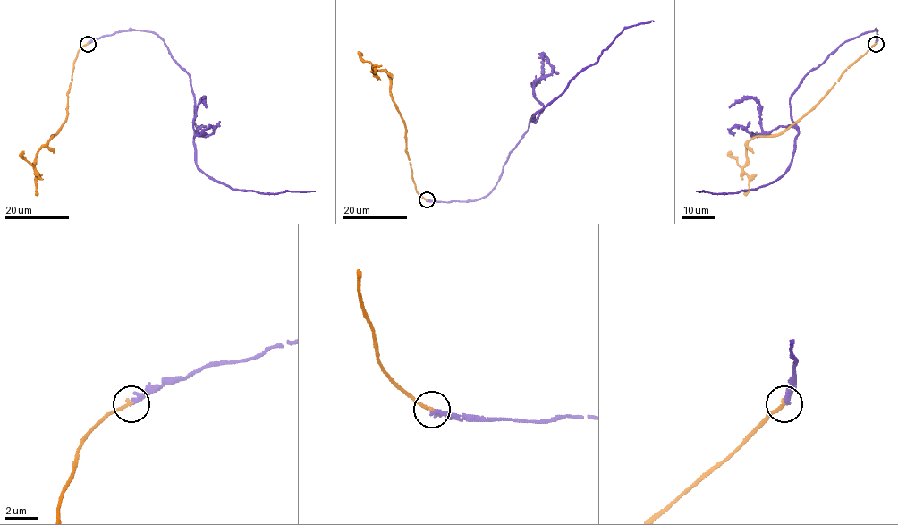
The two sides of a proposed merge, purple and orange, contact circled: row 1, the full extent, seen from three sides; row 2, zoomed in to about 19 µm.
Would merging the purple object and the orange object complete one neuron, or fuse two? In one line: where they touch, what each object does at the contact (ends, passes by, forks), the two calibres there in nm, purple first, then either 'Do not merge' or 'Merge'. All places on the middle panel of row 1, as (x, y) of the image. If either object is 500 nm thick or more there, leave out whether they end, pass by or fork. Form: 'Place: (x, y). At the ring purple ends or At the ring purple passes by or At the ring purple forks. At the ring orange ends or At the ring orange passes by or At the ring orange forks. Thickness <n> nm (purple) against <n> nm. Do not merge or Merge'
Place: (427, 199). At the ring purple ends. At the ring orange ends. Thickness 320 nm (purple) against 180 nm. Merge

